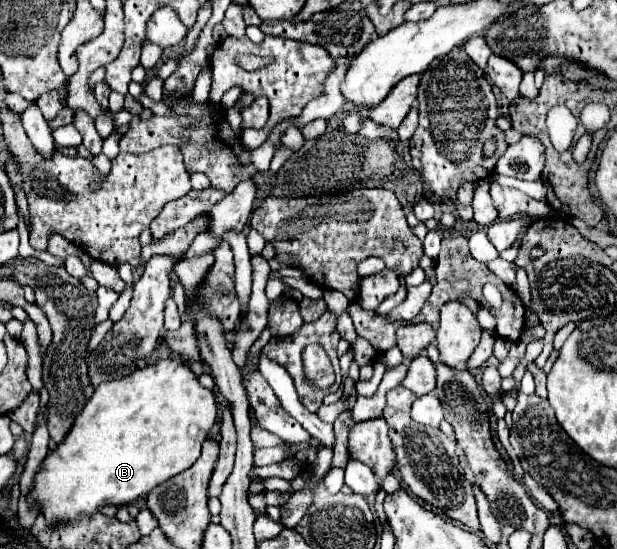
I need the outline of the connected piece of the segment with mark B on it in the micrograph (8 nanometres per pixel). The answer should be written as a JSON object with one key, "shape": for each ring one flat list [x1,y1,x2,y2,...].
{"shape":[[159,359,145,369,133,371,133,375,101,383,77,417,65,441,57,447,57,451,49,451,43,459,29,499,41,505,41,513,49,525,75,519,81,513,91,515,105,503,113,503,115,507,127,505,143,493,149,493,165,479,189,469,201,455,201,445,209,437,215,419,217,405,213,393,205,389,189,365,179,359]]}

